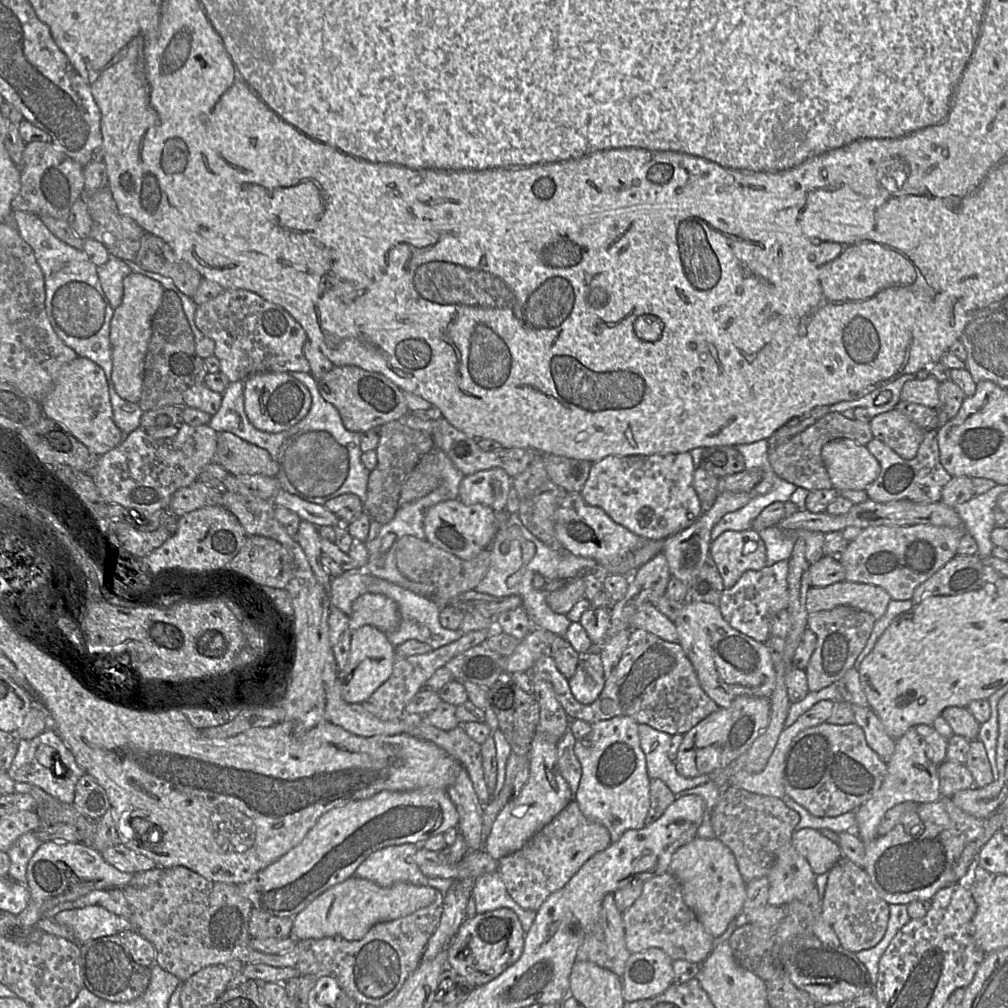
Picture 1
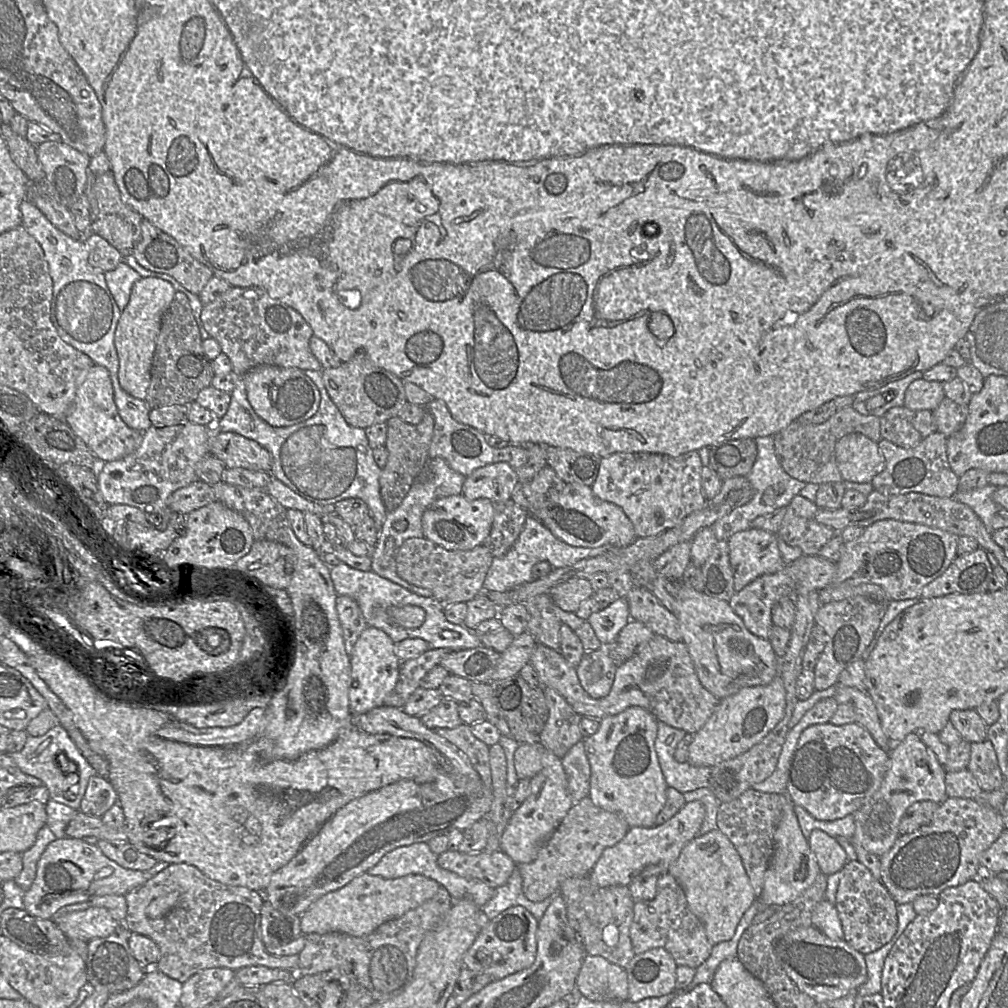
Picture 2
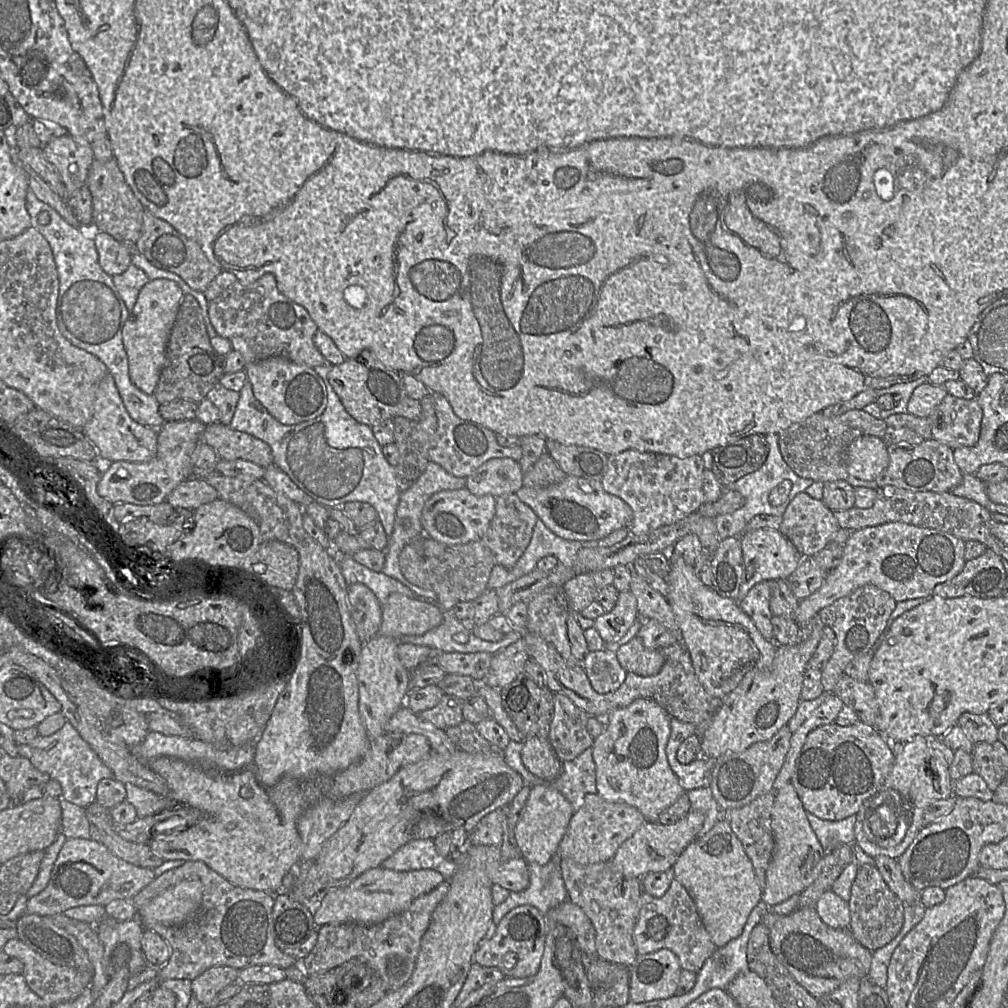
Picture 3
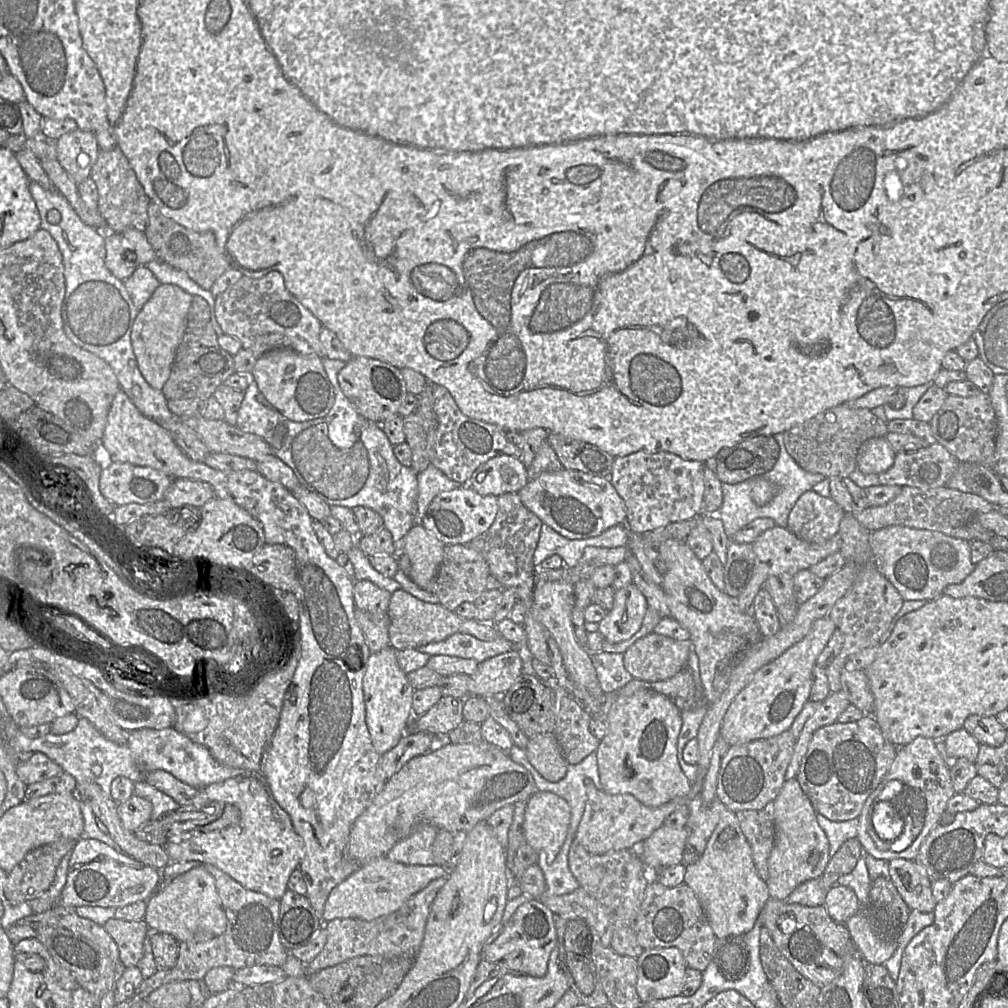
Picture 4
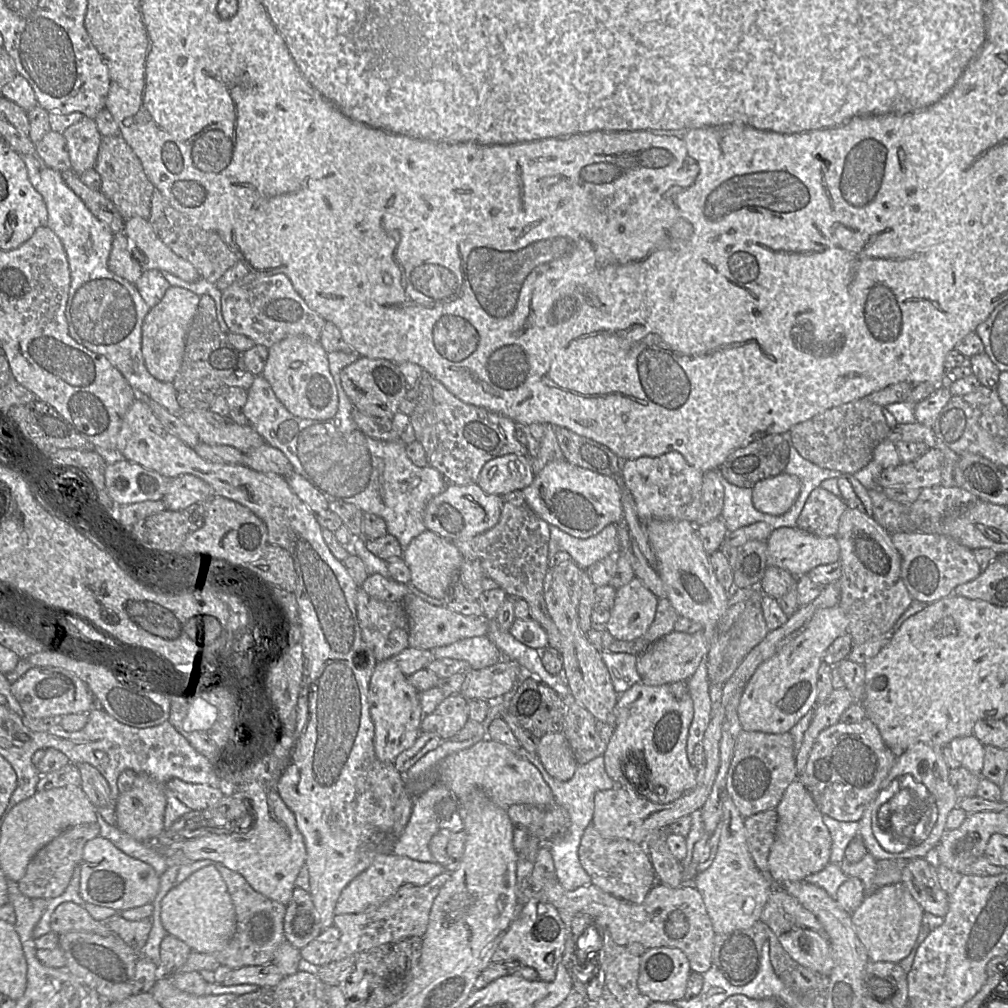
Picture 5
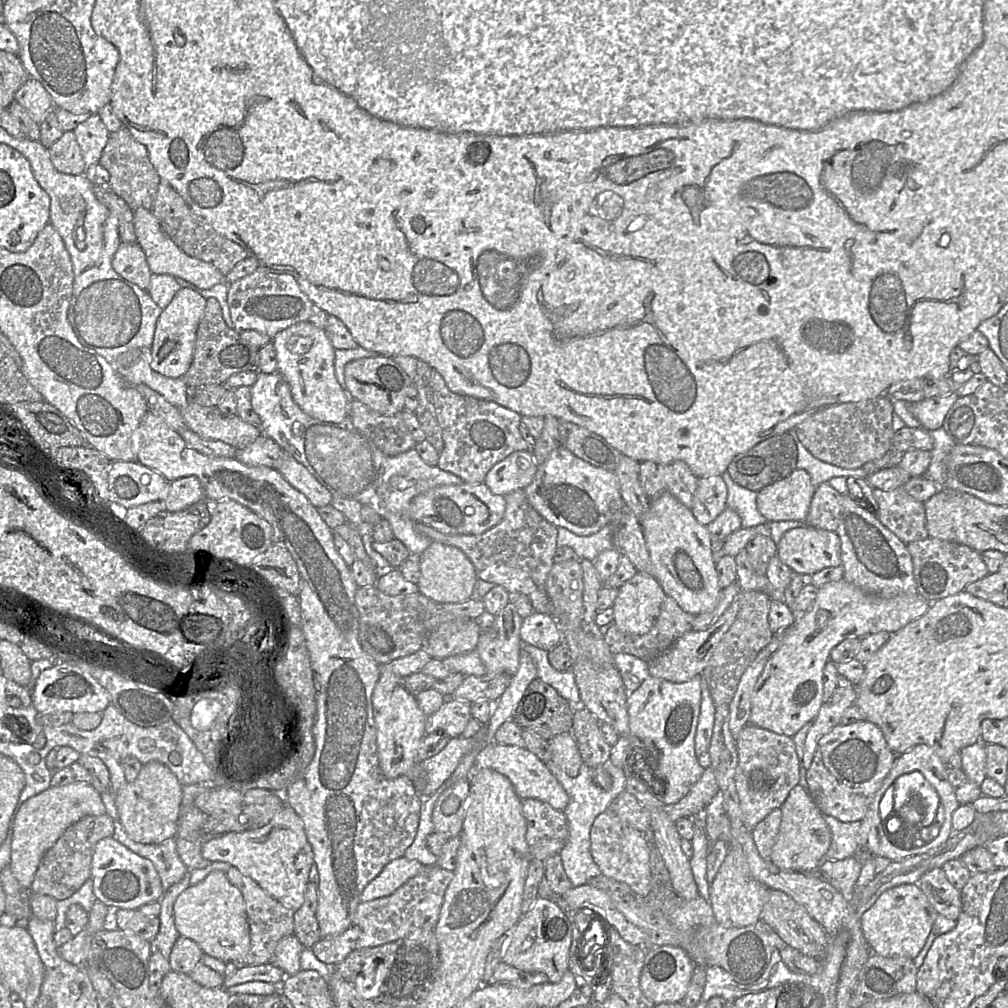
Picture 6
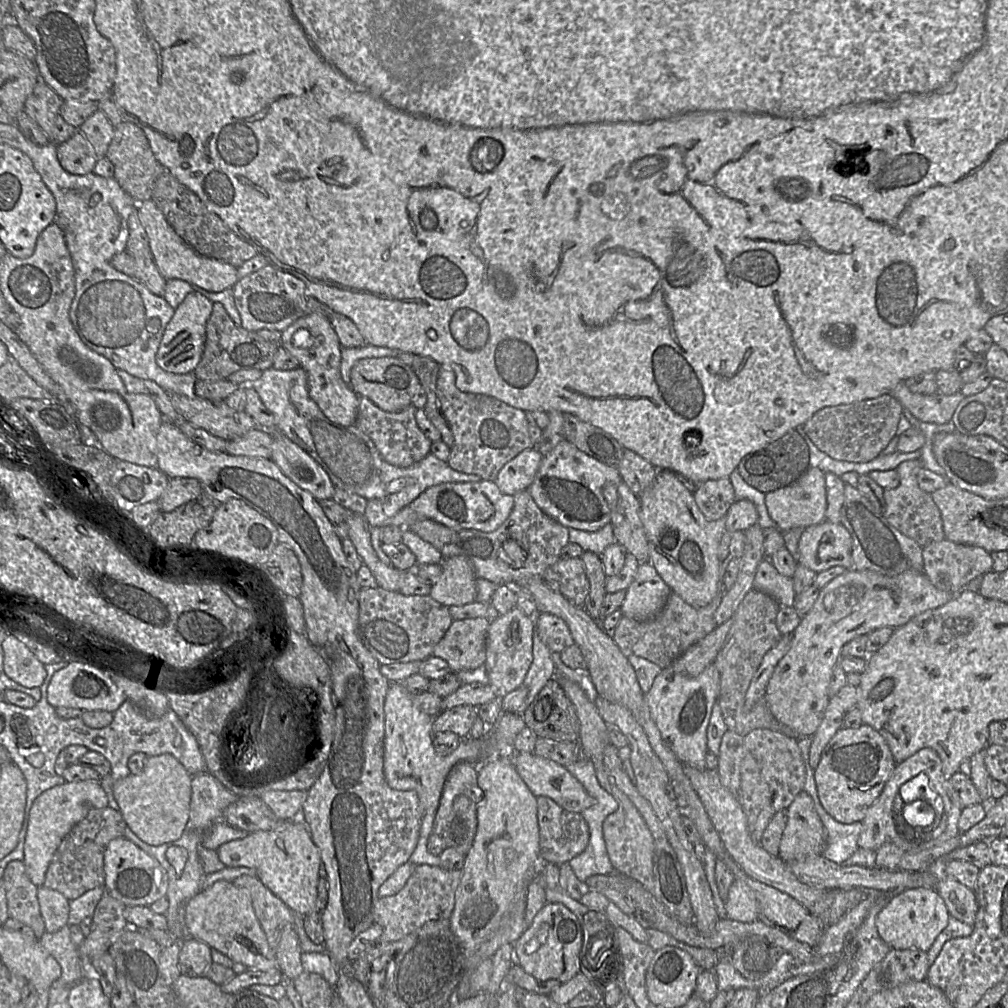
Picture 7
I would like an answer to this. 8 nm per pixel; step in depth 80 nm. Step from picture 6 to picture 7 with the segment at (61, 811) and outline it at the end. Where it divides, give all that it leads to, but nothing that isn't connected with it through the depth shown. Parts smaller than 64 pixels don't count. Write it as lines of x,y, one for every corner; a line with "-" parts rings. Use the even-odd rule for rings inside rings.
99,781
66,782
41,793
27,815
23,863
33,884
40,887
49,864
63,839
90,811
108,807
108,799

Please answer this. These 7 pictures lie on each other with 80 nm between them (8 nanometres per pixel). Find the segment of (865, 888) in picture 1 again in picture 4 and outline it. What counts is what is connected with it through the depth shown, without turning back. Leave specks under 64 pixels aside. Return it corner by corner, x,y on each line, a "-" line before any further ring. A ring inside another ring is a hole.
885,877
872,881
867,904
862,904
860,910
880,937
896,941
911,911
891,880

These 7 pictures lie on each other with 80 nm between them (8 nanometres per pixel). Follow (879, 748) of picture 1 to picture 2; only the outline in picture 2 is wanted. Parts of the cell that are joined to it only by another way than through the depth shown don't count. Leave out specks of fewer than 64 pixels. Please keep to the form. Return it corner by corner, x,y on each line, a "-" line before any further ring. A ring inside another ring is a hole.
837,683
834,698
838,704
845,704
852,708
855,714
855,723
866,728
875,742
888,752
893,748
893,743
885,735
876,706
866,691
847,687

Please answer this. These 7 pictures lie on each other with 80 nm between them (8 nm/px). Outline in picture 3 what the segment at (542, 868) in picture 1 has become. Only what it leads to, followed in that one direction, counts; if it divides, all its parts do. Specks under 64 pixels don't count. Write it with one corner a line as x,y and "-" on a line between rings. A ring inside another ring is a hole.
587,793
583,805
573,813
556,854
561,859
572,858
584,865
609,861
618,848
646,822
643,814
631,805
609,802
597,793

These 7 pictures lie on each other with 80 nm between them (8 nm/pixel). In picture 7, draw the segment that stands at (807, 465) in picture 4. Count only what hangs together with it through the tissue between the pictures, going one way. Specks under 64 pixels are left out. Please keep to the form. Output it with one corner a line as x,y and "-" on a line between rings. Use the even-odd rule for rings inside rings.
891,394
822,408
802,426
803,433
835,460
865,463
877,458
897,433
903,407

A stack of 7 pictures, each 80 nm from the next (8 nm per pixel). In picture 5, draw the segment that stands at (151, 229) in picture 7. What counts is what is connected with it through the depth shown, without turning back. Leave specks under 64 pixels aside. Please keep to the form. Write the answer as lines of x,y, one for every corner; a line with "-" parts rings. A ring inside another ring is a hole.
138,216
130,218
126,221
123,233
144,271
166,271
186,282
201,279
190,262
176,255
157,237
148,219

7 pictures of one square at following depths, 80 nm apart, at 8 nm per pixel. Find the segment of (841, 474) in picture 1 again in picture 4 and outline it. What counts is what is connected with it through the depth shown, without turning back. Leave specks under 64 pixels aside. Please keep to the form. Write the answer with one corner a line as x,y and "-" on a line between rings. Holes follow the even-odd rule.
885,437
870,438
858,450
857,469
864,474
880,474
893,465
895,455

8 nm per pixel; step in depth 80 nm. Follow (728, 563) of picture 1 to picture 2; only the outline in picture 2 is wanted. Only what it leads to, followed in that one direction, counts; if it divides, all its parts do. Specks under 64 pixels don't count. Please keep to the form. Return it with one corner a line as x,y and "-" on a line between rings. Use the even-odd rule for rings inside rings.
750,527
731,535
727,543
736,592
756,578
789,565
783,561
776,533

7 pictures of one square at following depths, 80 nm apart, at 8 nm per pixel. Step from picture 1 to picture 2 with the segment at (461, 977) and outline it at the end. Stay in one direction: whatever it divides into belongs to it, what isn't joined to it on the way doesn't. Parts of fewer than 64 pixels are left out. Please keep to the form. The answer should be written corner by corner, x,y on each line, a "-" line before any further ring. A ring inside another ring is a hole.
510,907
481,928
475,941
463,956
463,968
488,974
499,980
530,967
537,954
538,920
524,907

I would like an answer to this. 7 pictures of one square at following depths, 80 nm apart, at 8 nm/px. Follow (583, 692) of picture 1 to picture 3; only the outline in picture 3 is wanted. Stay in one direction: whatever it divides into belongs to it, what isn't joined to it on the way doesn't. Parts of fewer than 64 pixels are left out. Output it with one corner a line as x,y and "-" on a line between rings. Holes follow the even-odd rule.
606,648
588,651
582,660
583,669
593,689
606,694
616,690
624,682
627,671
620,665
616,652

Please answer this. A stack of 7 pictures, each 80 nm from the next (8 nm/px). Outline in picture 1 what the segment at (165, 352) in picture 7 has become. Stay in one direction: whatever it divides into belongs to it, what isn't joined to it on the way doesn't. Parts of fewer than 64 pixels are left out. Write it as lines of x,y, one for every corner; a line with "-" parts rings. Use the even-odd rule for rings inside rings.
132,272
123,280
122,303
114,309
109,333
112,352
111,378
118,395
131,403
138,403
141,397
145,356
152,334
152,319
161,305
164,291
159,282

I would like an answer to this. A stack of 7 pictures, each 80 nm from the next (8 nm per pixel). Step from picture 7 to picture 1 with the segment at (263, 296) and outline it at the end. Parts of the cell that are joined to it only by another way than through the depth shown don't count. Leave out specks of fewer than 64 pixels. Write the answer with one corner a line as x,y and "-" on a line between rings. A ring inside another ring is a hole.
225,290
215,299
198,306
195,324
205,337
214,341
214,356
220,362
220,373
227,376
230,383
245,381
263,372
310,372
309,363
303,354
303,347
308,341
305,330
284,308
254,292

